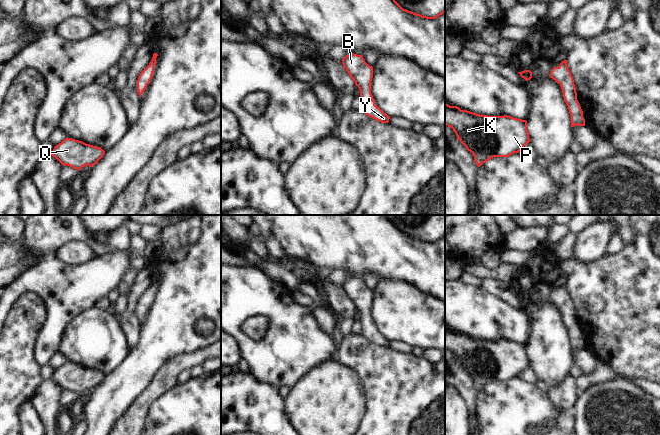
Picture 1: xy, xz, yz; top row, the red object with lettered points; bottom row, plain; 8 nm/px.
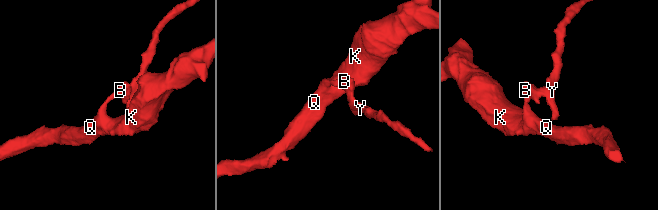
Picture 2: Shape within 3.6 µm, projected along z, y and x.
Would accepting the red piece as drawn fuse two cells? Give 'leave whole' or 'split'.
leave whole

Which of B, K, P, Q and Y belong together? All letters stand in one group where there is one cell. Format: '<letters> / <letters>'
B K P Q Y

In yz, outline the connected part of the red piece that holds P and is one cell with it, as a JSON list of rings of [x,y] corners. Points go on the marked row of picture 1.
[[[445,103],[445,125],[452,128],[457,139],[470,151],[478,167],[493,157],[508,157],[530,142],[527,121],[508,115],[480,115]]]

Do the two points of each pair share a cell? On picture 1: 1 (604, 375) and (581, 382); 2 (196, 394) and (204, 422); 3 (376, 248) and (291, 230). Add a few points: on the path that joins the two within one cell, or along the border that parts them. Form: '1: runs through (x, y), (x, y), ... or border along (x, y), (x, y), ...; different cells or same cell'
1: runs through (598, 377), (587, 381); same cell
2: runs through (200, 401), (204, 415); same cell
3: runs through (355, 237), (320, 237), (312, 230); same cell

